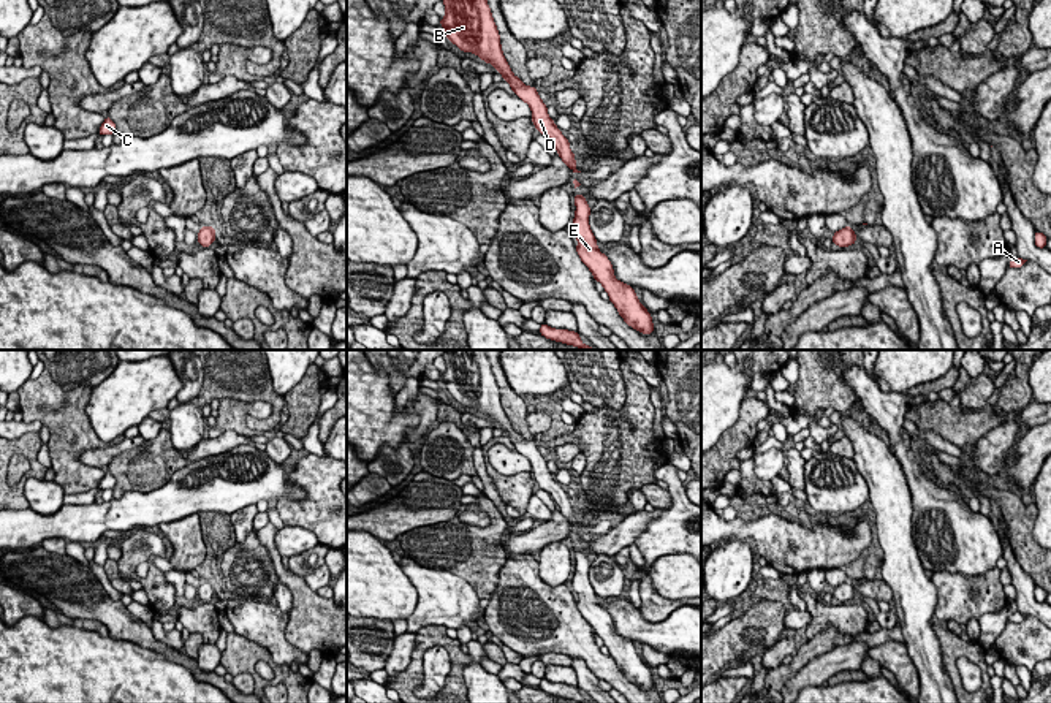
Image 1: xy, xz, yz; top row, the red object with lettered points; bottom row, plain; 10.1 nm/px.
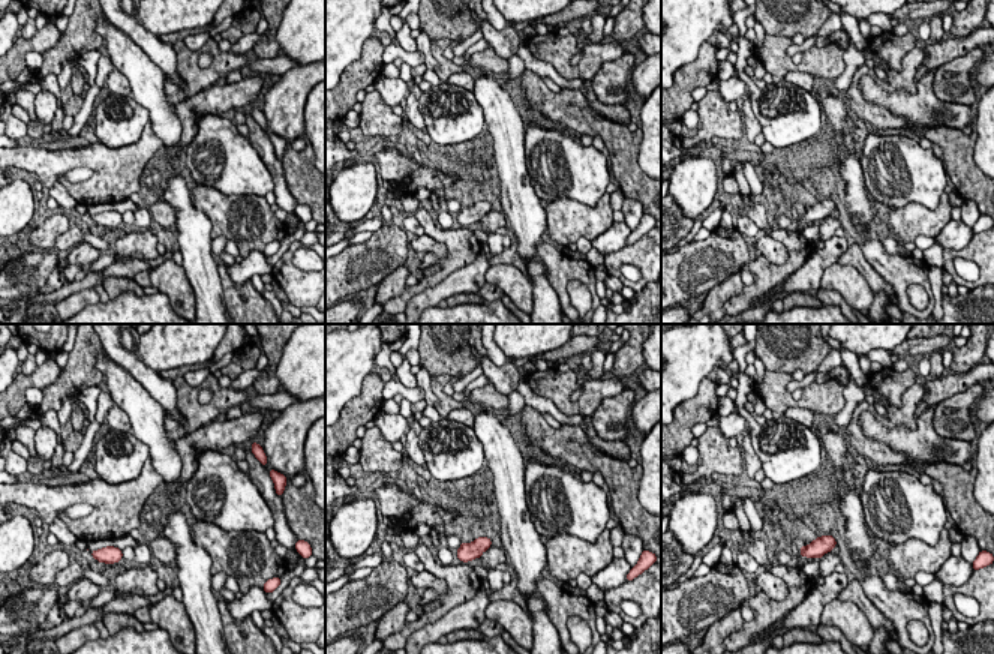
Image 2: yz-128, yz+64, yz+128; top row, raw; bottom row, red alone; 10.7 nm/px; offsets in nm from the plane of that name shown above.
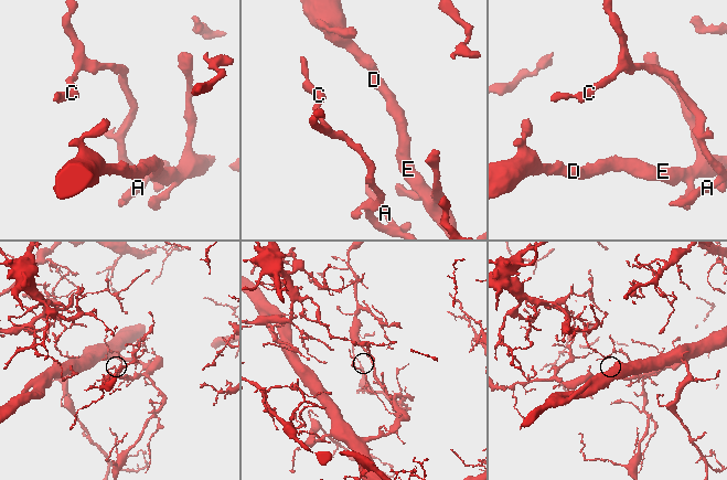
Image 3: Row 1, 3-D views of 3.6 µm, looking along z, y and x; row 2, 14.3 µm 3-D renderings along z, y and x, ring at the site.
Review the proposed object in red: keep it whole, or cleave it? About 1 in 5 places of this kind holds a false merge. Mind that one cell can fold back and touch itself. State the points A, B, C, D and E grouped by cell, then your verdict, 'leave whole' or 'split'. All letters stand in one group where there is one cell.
groups A B C D E; leave whole

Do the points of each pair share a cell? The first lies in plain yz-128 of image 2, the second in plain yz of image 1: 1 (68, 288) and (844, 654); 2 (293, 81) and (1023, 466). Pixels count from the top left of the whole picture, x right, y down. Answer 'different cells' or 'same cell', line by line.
1: different cells
2: same cell

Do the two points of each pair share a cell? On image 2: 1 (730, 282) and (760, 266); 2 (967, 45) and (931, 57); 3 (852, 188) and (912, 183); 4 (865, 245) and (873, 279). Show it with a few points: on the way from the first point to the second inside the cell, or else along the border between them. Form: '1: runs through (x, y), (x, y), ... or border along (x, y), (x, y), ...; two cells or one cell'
1: border along (744, 285), (721, 308); two cells
2: runs through (958, 47), (940, 53); one cell
3: border along (859, 159), (864, 186), (868, 191); two cells
4: border along (858, 243), (867, 263), (894, 290); two cells

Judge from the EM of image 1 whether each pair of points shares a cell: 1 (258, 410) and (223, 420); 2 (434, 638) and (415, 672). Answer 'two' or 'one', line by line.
1: one
2: one

